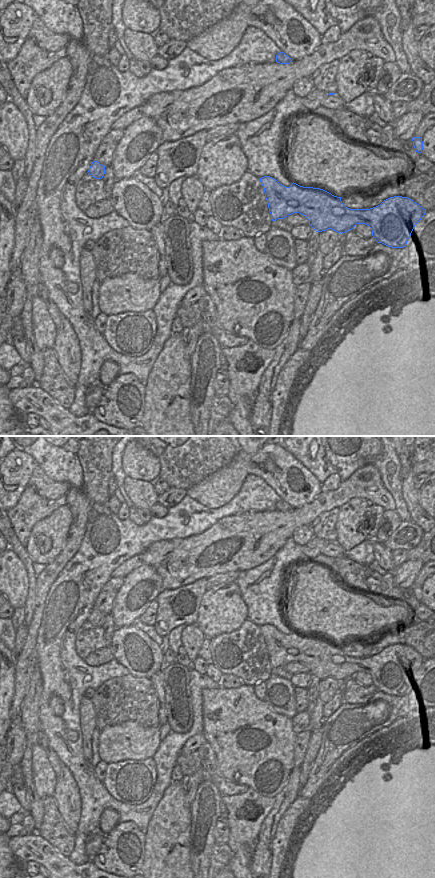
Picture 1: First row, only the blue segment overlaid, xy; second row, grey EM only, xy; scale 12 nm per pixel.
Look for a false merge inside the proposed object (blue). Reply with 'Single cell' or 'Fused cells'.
Fused cells.

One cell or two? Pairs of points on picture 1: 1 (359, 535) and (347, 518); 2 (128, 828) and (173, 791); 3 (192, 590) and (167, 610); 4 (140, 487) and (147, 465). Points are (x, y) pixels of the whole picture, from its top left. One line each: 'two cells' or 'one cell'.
1: one cell
2: two cells
3: one cell
4: two cells

